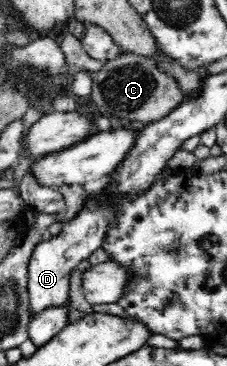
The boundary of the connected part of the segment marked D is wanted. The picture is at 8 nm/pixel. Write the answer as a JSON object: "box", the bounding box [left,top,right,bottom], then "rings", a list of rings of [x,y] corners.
{"box":[26,204,113,317],"rings":[[[88,204],[84,210],[69,223],[63,223],[63,229],[57,237],[35,244],[27,268],[26,290],[28,290],[27,312],[32,317],[48,308],[60,308],[69,297],[68,276],[70,270],[81,260],[87,258],[101,245],[103,232],[113,219],[113,214],[105,204]]]}

